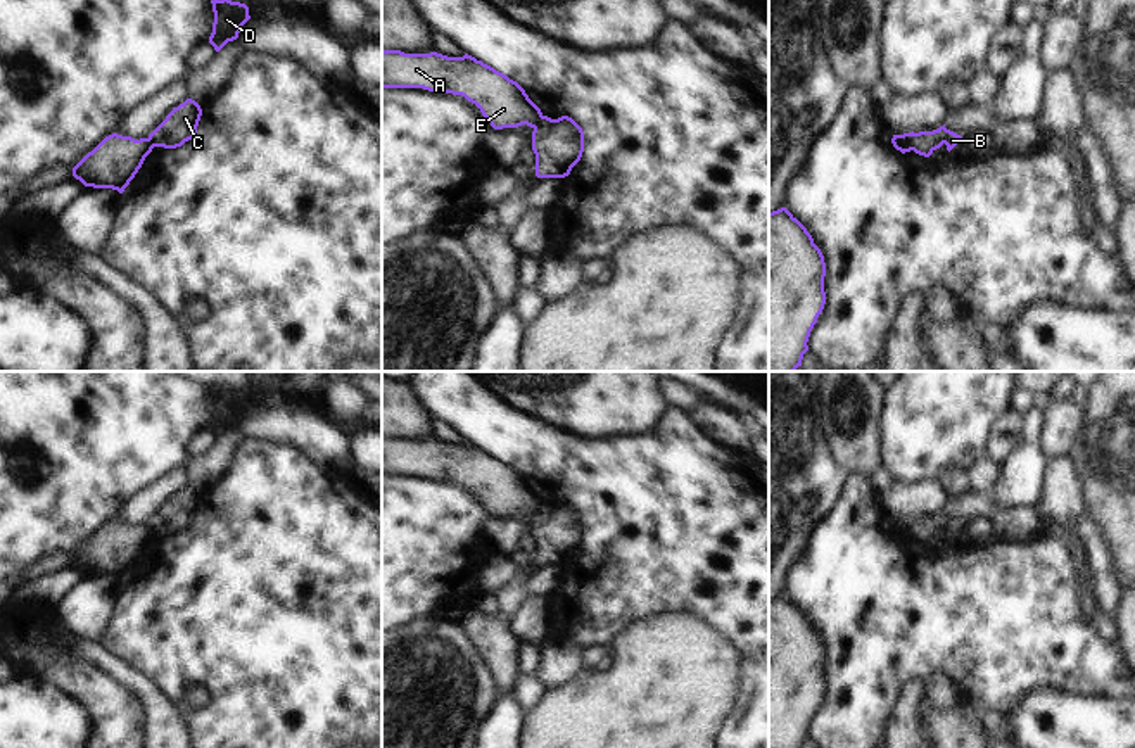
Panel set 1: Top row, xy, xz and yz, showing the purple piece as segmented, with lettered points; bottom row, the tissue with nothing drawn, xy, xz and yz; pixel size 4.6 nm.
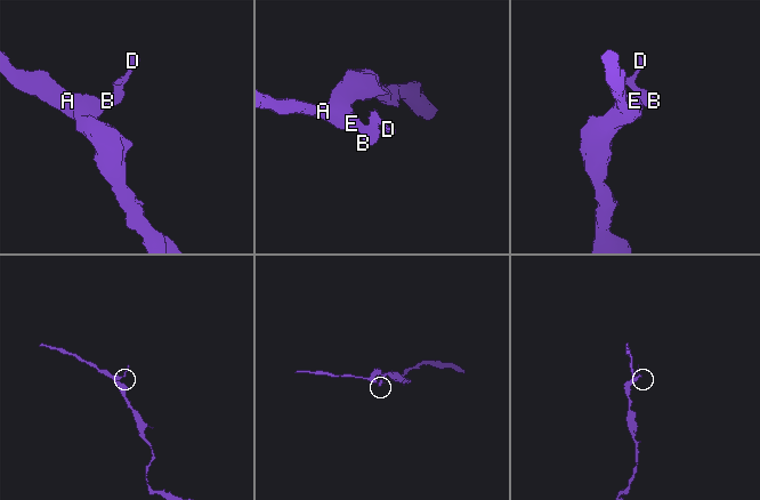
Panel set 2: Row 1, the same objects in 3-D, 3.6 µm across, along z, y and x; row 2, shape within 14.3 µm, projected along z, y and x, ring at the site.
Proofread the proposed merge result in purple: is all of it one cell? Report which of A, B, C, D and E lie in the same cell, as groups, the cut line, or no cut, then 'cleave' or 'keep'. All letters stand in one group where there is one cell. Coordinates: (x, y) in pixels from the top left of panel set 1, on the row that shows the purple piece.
A E / B C D | yz (902, 135), (913, 149) | cleave

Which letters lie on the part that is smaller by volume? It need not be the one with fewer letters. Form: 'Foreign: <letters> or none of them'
Foreign: B, C, D

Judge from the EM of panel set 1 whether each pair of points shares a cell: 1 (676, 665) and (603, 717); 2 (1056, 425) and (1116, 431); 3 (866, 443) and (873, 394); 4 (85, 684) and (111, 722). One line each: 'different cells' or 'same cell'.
1: same cell
2: different cells
3: same cell
4: same cell

